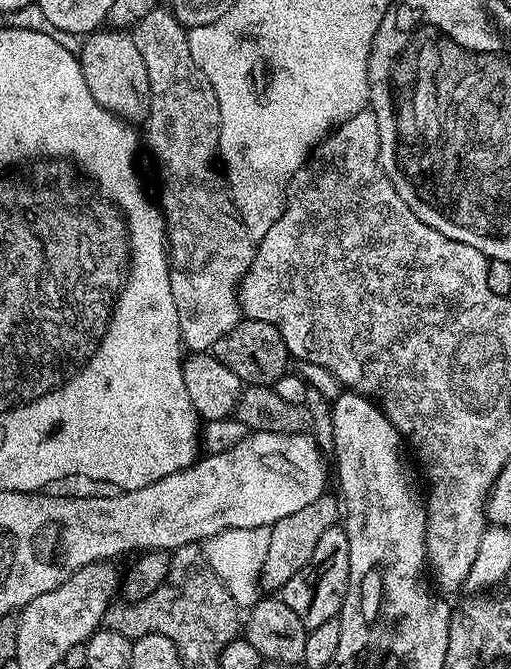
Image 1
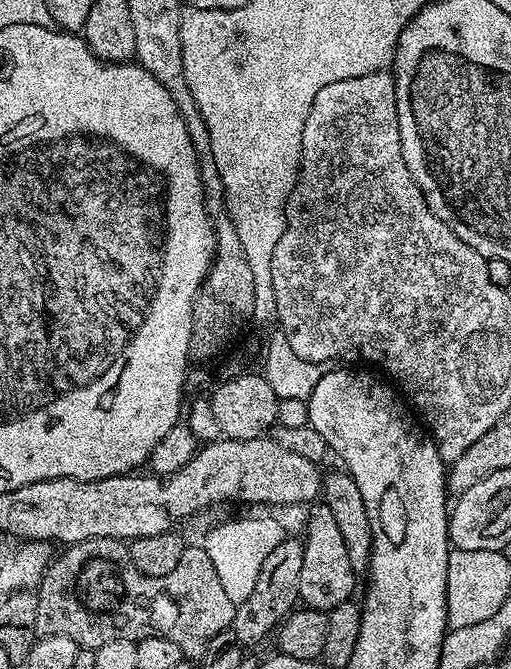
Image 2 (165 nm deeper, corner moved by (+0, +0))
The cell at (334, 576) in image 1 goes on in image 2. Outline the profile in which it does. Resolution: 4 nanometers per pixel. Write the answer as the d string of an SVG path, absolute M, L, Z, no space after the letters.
M316 502L307 512L308 533L302 536L304 557L300 575L300 600L307 607L327 610L346 602L353 595L358 574L350 566L350 554L346 554L346 542L342 542L342 530L338 530L338 522L334 522L330 506Z

